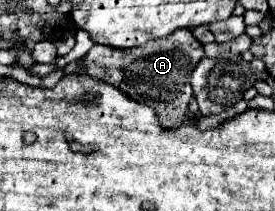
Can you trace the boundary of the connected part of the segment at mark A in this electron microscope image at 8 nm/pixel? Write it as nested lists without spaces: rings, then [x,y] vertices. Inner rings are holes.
[[[177,29],[173,35],[165,39],[149,41],[133,49],[93,45],[91,51],[83,57],[85,63],[83,73],[119,87],[129,97],[139,99],[141,103],[149,103],[157,111],[163,127],[177,127],[177,123],[181,123],[181,119],[187,115],[189,99],[193,95],[191,91],[193,67],[201,61],[203,55],[205,55],[203,45],[193,37],[193,33],[189,29]]]

